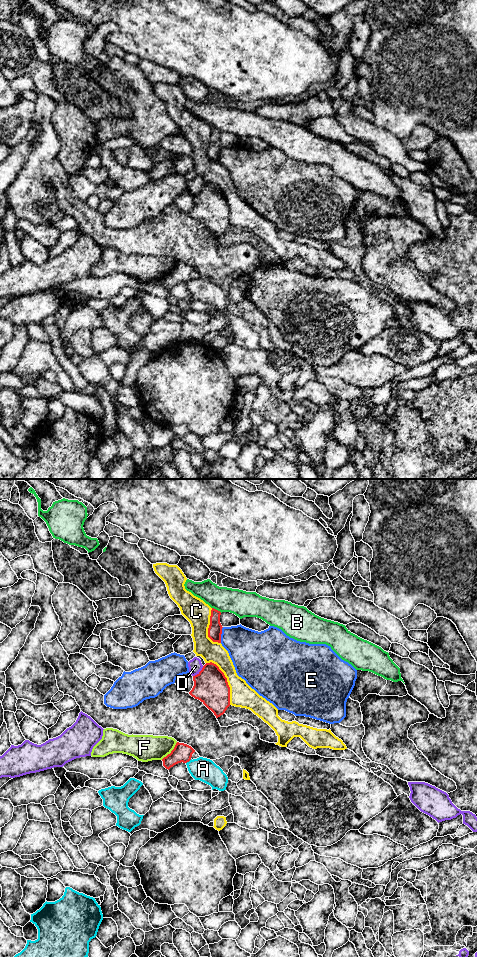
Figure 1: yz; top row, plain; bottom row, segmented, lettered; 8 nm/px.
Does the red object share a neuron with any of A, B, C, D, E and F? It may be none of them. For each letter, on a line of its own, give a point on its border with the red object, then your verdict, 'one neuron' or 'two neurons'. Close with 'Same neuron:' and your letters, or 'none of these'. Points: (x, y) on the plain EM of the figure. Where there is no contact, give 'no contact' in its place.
A: yz (188, 281) | two neurons
B: yz (217, 130) | two neurons
C: yz (226, 200) | two neurons
D: yz (199, 192) | two neurons
E: yz (220, 155) | two neurons
F: yz (171, 272) | two neurons
Same neuron: none of these

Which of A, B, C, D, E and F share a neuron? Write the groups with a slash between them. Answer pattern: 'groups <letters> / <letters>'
groups A / B / C / D / E / F

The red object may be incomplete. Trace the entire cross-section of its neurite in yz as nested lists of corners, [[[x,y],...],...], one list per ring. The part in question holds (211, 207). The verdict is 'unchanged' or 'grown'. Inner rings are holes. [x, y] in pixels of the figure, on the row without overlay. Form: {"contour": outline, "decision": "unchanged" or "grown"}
{"contour": [[[210,182],[193,196],[194,206],[189,214],[200,220],[216,238],[225,233],[230,226],[230,207],[227,198],[219,187]]], "decision": "unchanged"}

